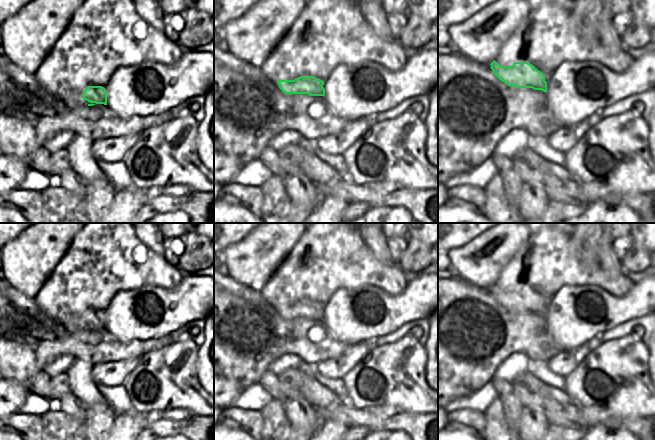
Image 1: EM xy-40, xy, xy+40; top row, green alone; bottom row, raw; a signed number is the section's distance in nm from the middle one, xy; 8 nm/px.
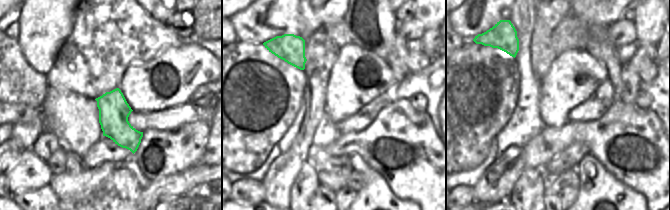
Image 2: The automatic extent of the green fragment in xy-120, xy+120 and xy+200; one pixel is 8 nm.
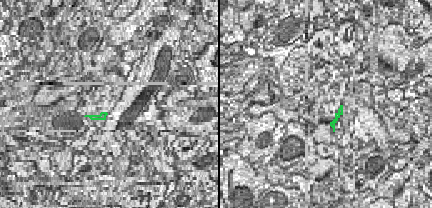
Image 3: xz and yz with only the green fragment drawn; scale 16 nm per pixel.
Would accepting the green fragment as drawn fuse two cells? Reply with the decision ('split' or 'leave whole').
leave whole

